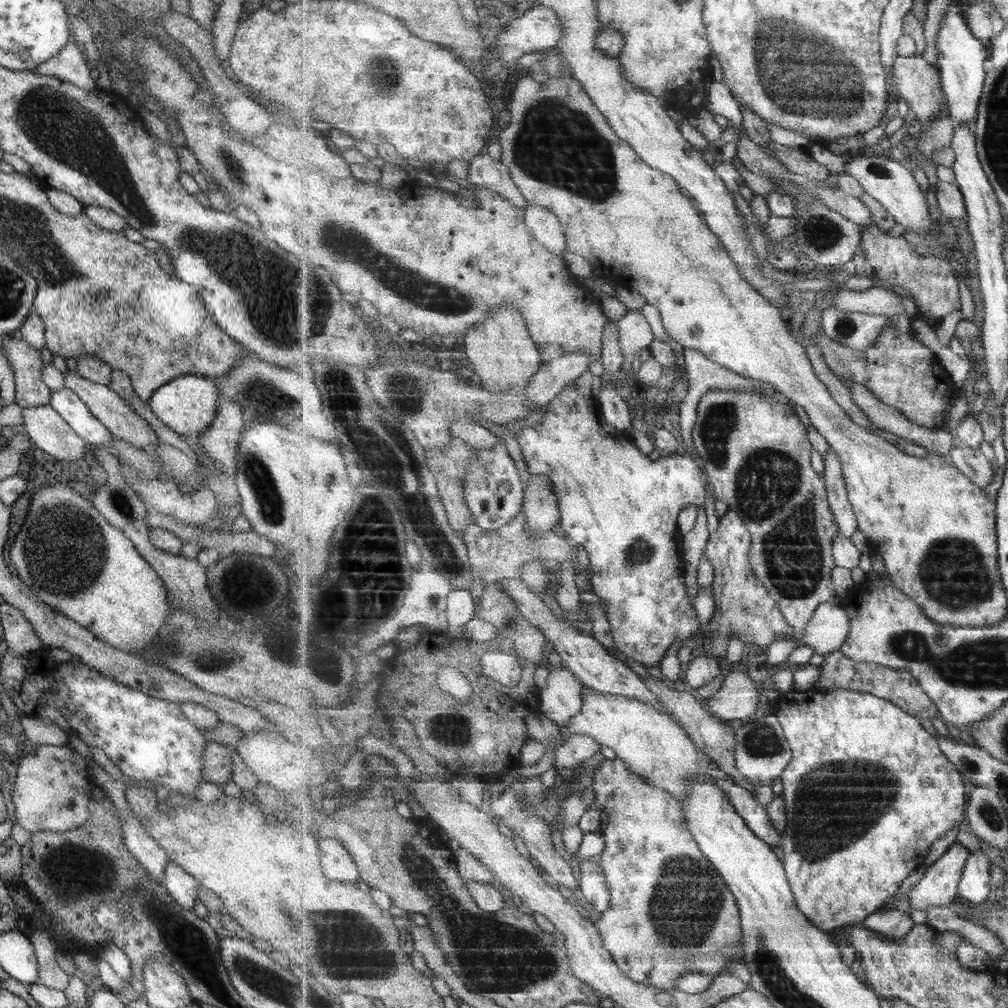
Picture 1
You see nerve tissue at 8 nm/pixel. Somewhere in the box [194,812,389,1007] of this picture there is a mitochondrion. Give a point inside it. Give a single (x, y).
(287, 908)

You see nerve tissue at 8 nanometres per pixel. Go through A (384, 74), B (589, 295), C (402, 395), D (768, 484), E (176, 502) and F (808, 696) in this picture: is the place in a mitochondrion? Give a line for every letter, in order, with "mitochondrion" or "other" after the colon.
A: mitochondrion
B: other
C: mitochondrion
D: mitochondrion
E: other
F: other

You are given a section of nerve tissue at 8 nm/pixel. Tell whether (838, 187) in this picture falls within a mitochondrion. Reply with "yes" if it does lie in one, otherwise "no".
no

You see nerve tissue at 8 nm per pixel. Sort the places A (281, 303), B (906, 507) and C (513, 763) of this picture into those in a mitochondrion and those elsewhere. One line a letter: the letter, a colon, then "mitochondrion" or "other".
A: mitochondrion
B: other
C: other

